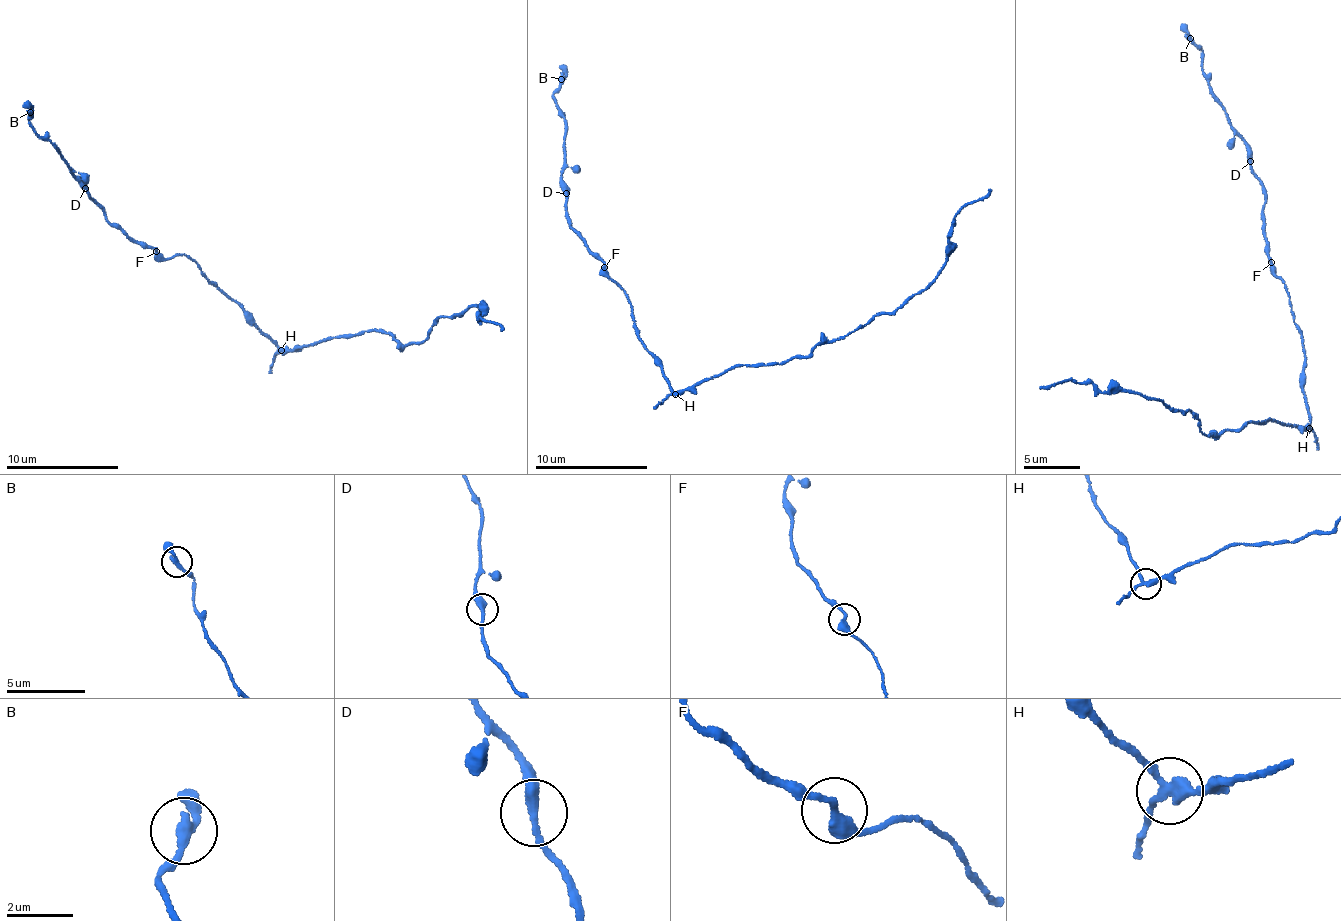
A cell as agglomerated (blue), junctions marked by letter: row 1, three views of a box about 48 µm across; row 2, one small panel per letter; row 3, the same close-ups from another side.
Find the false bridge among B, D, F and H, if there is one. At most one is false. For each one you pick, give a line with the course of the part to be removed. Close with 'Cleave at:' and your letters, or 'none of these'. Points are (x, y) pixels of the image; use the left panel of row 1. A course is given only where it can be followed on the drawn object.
H: foreign part runs (281, 350), (376, 330), (402, 345), (413, 344), (444, 316), (481, 302), (477, 320), (504, 331)
Cleave at: H

